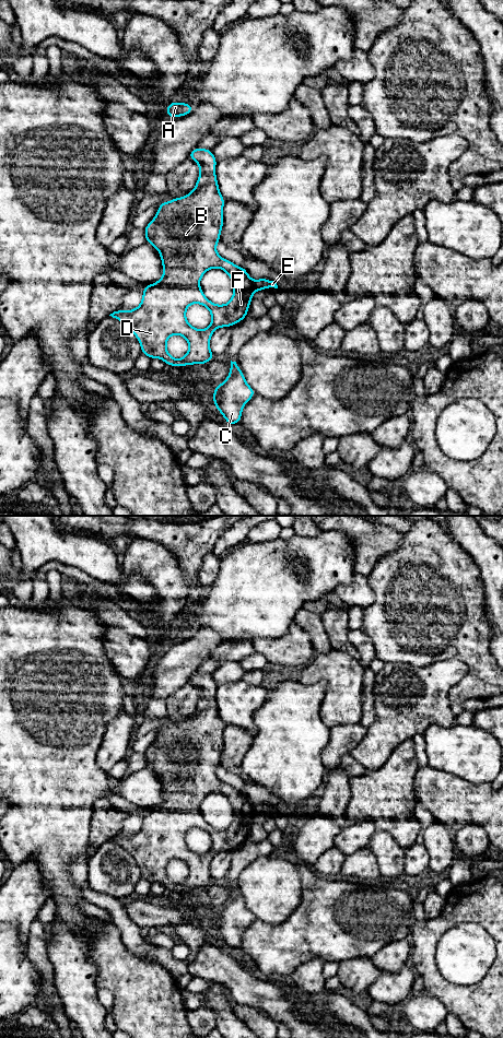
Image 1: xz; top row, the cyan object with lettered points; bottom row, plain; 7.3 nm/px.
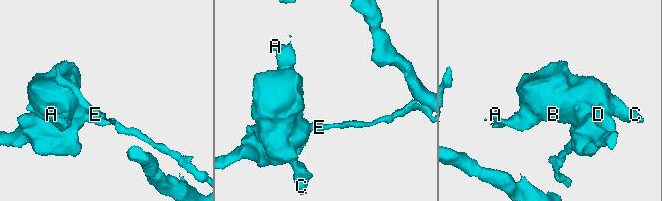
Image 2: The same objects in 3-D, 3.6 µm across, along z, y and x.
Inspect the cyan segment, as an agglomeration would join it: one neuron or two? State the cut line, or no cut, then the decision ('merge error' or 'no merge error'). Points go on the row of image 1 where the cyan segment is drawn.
cut in xz along (253, 282), (255, 290); merge error

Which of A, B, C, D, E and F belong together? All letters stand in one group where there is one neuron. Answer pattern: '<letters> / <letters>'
A B C D F / E

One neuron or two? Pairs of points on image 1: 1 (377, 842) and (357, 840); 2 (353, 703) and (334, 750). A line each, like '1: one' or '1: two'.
1: two
2: two

